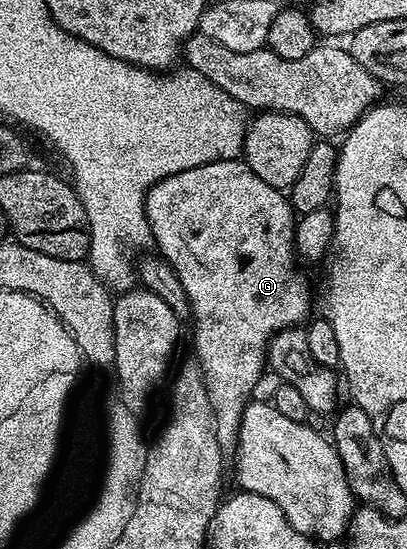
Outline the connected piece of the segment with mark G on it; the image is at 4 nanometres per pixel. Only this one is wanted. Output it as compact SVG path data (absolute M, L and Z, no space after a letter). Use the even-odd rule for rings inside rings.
M241 158L217 159L192 169L184 169L184 173L172 173L164 177L156 185L152 185L146 194L146 216L152 236L153 246L157 254L176 269L176 277L180 277L180 285L184 285L184 293L188 293L190 302L190 319L194 323L194 355L199 369L202 371L204 389L208 391L208 401L212 405L214 414L214 428L216 441L223 453L234 453L238 449L238 434L242 424L242 414L247 403L251 402L251 395L263 371L267 370L266 348L270 346L270 338L289 327L298 327L311 318L310 312L310 283L302 276L297 267L296 252L294 250L294 228L296 226L296 212L290 205L290 200L279 188L268 185L268 181L260 181L256 173Z

